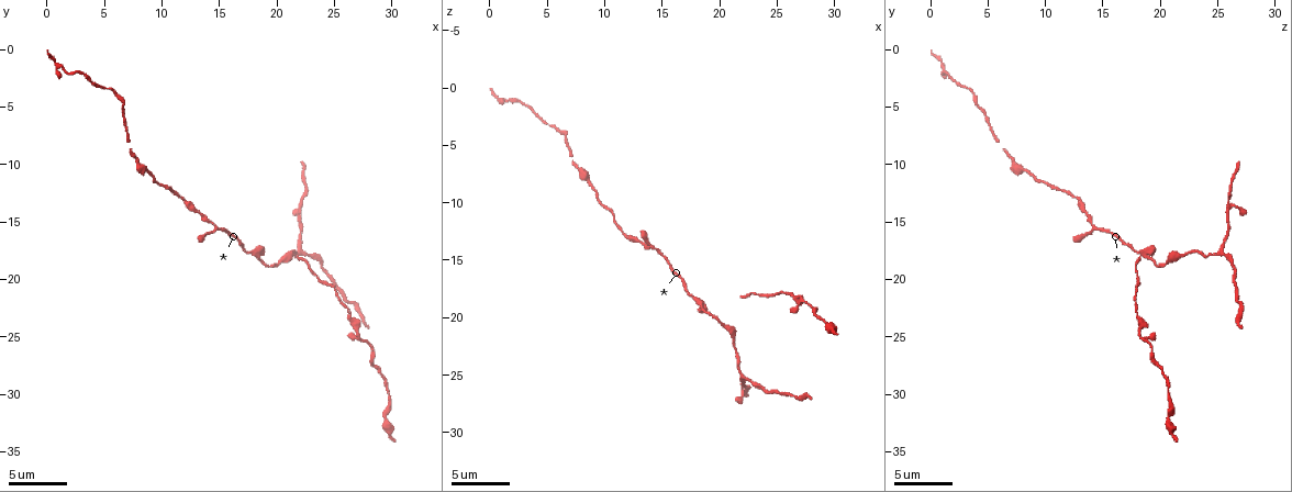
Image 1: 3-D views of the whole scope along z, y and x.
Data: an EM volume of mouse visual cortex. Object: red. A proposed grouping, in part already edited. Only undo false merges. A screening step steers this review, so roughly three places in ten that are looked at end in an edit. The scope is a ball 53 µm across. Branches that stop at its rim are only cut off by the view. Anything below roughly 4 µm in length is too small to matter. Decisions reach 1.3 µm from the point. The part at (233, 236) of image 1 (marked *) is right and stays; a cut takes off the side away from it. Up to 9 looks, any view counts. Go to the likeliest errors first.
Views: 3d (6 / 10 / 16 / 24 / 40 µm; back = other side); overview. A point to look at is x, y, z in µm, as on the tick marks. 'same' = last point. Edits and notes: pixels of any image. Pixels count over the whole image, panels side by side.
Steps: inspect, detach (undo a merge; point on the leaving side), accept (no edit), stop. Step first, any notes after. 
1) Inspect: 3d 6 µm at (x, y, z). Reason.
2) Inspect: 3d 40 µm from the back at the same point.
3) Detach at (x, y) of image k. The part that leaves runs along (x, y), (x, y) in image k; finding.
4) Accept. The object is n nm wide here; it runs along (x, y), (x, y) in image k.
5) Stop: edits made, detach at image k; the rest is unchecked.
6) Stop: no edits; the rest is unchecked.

Inspect: 3d 16 µm at (22.2, 17.8, 25.2).

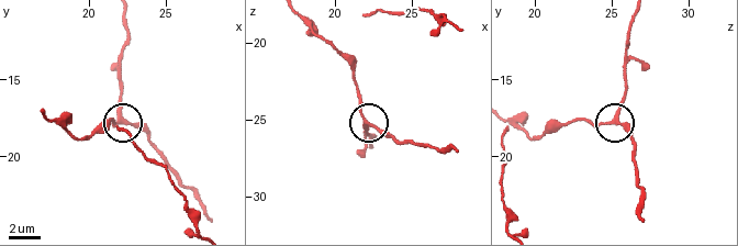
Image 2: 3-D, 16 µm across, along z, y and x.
Accept. The object is 220 nm wide here; it runs along (511, 120), (534, 138), (561, 122), (608, 122), (625, 73) in image 2; one neuron here.

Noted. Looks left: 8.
Inspect: 3d 10 µm at (27.2, 25.0, 18.2).

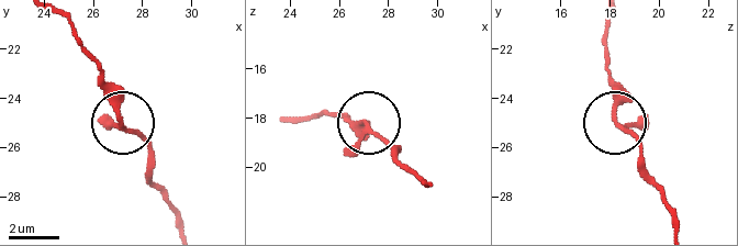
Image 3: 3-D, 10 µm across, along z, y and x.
Inspect: 3d 6 µm at (27.1, 25.1, 18.3).

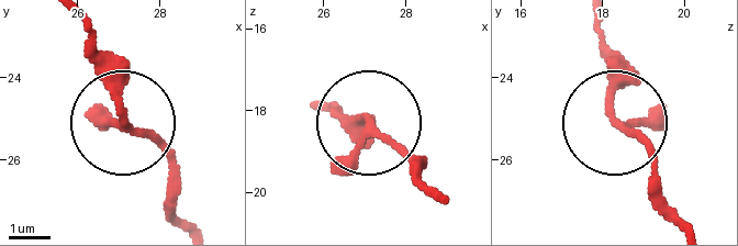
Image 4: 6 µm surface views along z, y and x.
Accept. Continuous, no second neuron.

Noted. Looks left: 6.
Inspect: 3d 10 µm at (21.0, 18.2, 20.8).

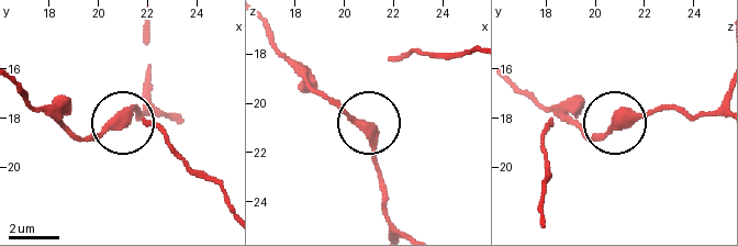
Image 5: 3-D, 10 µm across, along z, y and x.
Accept. It runs along (512, 81), (590, 137), (680, 107) in image 5; continuous, no second neuron.

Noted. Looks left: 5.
Inspect: 3d 10 µm at (8.8, 11.0, 8.6).

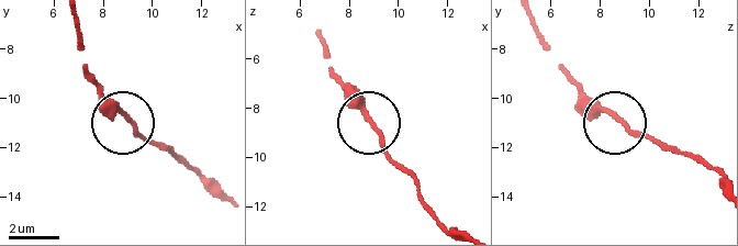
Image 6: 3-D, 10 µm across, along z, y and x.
Accept. The object is 170 nm wide here; it runs along (445, 226), (394, 163), (362, 107), (334, 77) in image 6; all the same neuron.

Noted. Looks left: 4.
Stop: no edits; the rest is unchecked.

